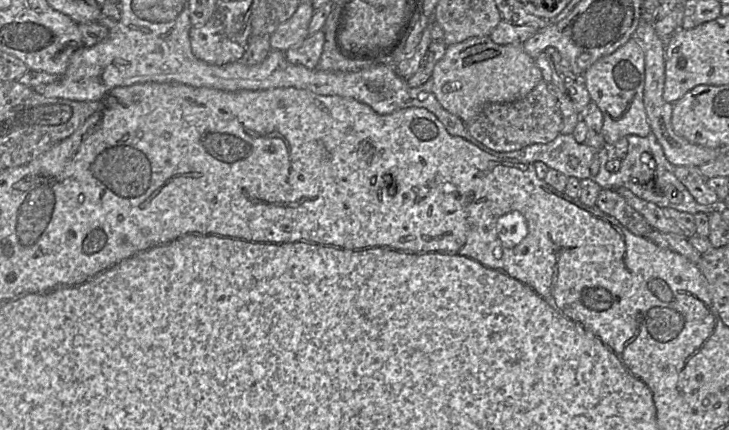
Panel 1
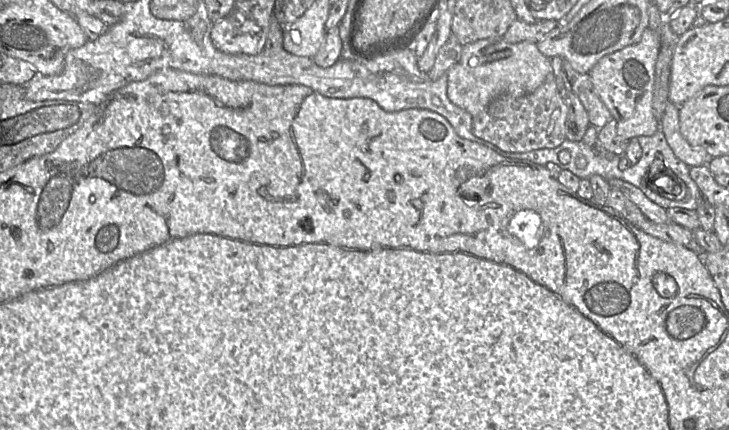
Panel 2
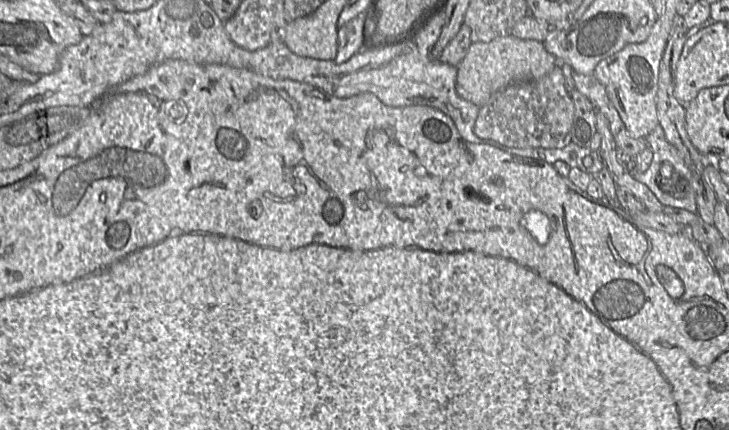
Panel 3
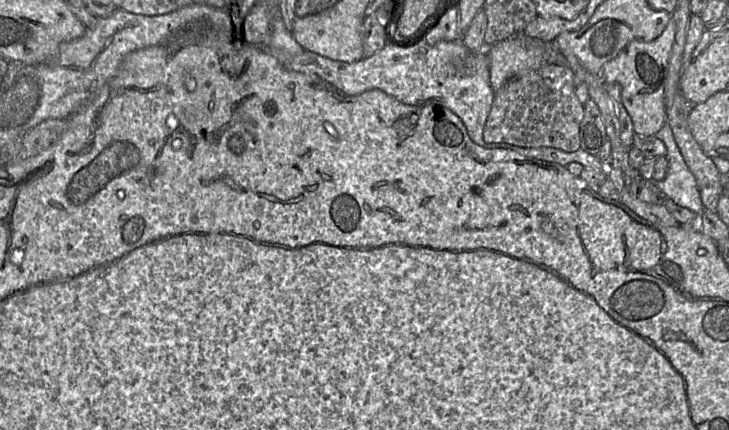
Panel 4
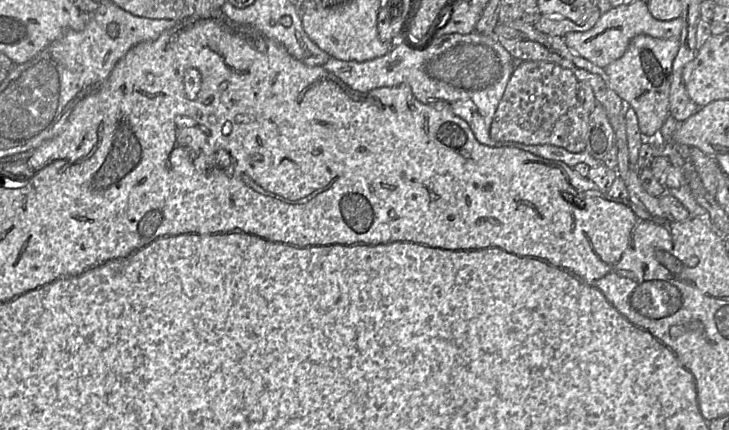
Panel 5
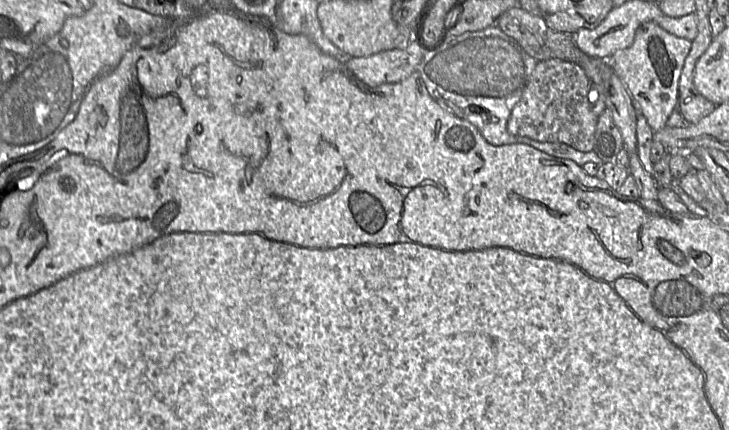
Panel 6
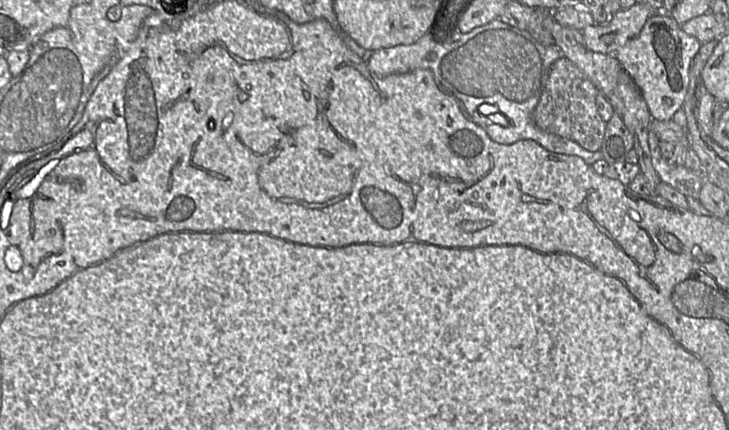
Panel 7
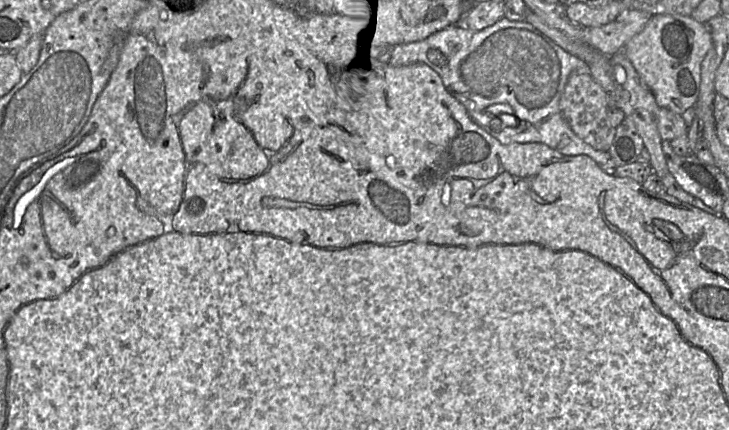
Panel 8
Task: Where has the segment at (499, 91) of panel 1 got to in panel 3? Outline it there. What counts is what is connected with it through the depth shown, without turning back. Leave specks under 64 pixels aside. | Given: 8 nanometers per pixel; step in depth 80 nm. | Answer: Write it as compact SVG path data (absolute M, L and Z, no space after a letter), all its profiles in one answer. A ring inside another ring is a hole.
M509 35L488 43L472 43L457 66L456 92L461 98L482 107L497 91L509 84L533 81L547 75L558 61L542 42L536 40L523 40Z

